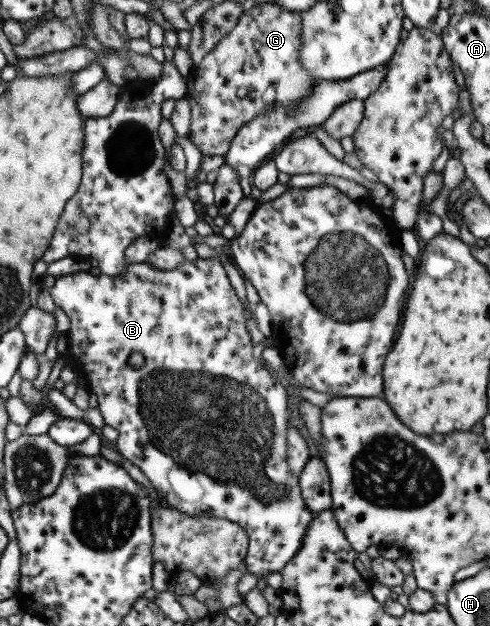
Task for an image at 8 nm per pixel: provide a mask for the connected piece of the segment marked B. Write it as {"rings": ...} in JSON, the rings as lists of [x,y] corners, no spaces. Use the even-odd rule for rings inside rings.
{"rings":[[[196,258],[195,261],[184,261],[176,269],[156,269],[153,265],[138,263],[131,265],[124,274],[109,276],[101,273],[98,276],[90,272],[78,272],[67,276],[60,276],[50,289],[51,297],[56,306],[60,306],[71,319],[71,328],[62,334],[67,340],[67,350],[59,355],[67,360],[67,365],[74,370],[77,376],[87,382],[87,390],[94,392],[99,401],[99,411],[104,423],[118,429],[119,441],[117,450],[132,464],[139,467],[153,488],[159,494],[160,500],[168,507],[176,508],[190,515],[211,515],[222,517],[240,524],[249,533],[249,552],[246,554],[243,565],[256,578],[265,578],[270,573],[281,573],[302,548],[303,536],[314,519],[310,509],[306,508],[301,498],[299,478],[291,472],[289,464],[289,436],[290,429],[294,428],[294,409],[288,405],[288,391],[280,379],[274,379],[264,362],[254,358],[254,341],[248,331],[246,313],[242,301],[238,299],[234,287],[230,285],[230,277],[218,258]],[[138,351],[146,357],[146,365],[142,369],[130,367],[128,358]]]}

